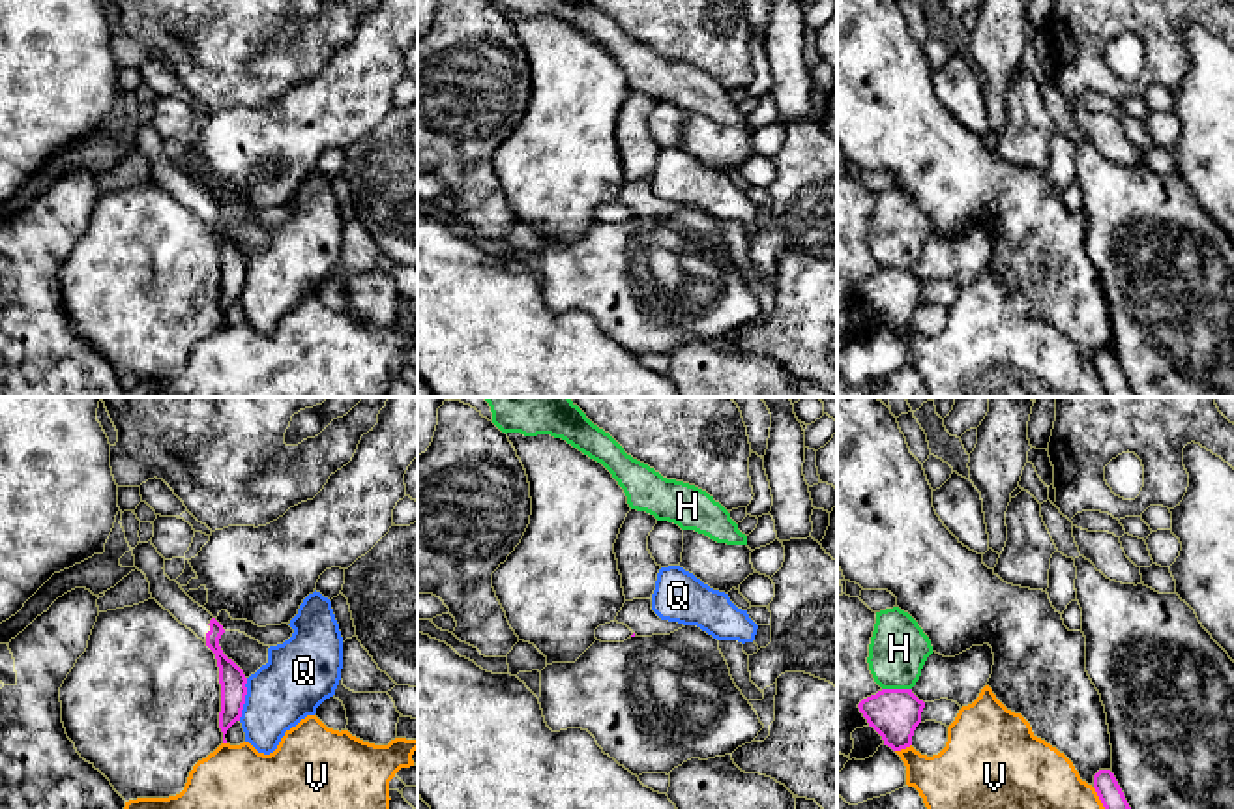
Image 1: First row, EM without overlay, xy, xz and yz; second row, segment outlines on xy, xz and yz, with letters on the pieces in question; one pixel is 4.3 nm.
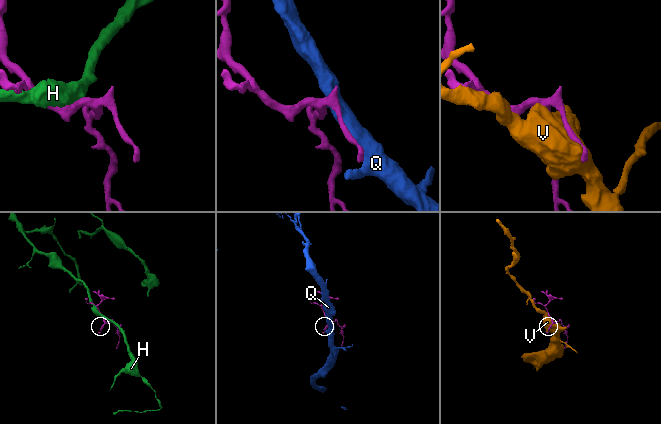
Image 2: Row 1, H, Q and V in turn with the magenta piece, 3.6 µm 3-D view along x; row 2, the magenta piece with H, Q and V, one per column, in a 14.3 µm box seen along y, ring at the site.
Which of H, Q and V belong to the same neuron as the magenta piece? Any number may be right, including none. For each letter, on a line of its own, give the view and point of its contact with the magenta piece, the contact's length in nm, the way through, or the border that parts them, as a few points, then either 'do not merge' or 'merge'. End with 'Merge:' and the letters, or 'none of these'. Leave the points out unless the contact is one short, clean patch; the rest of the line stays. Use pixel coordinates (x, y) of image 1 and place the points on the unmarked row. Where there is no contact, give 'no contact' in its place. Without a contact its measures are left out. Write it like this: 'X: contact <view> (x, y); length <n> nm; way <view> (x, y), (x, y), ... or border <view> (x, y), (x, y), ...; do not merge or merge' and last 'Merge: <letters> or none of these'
H: contact yz (897, 270); length 130 nm; do not merge
Q: contact xy (244, 279); length 190 nm; border xy (248, 259), (246, 283), (238, 300); do not merge
V: contact yz (903, 328); length 80 nm; do not merge
Merge: none of these

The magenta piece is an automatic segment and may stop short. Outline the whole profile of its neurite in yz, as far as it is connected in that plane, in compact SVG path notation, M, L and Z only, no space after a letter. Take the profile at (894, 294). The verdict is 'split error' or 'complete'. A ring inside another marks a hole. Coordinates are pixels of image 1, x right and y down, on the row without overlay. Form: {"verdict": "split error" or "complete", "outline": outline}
{"verdict": "complete", "outline": "M882 270L858 285L859 292L884 320L884 326L901 331L912 326L921 303L925 283L912 270Z"}

